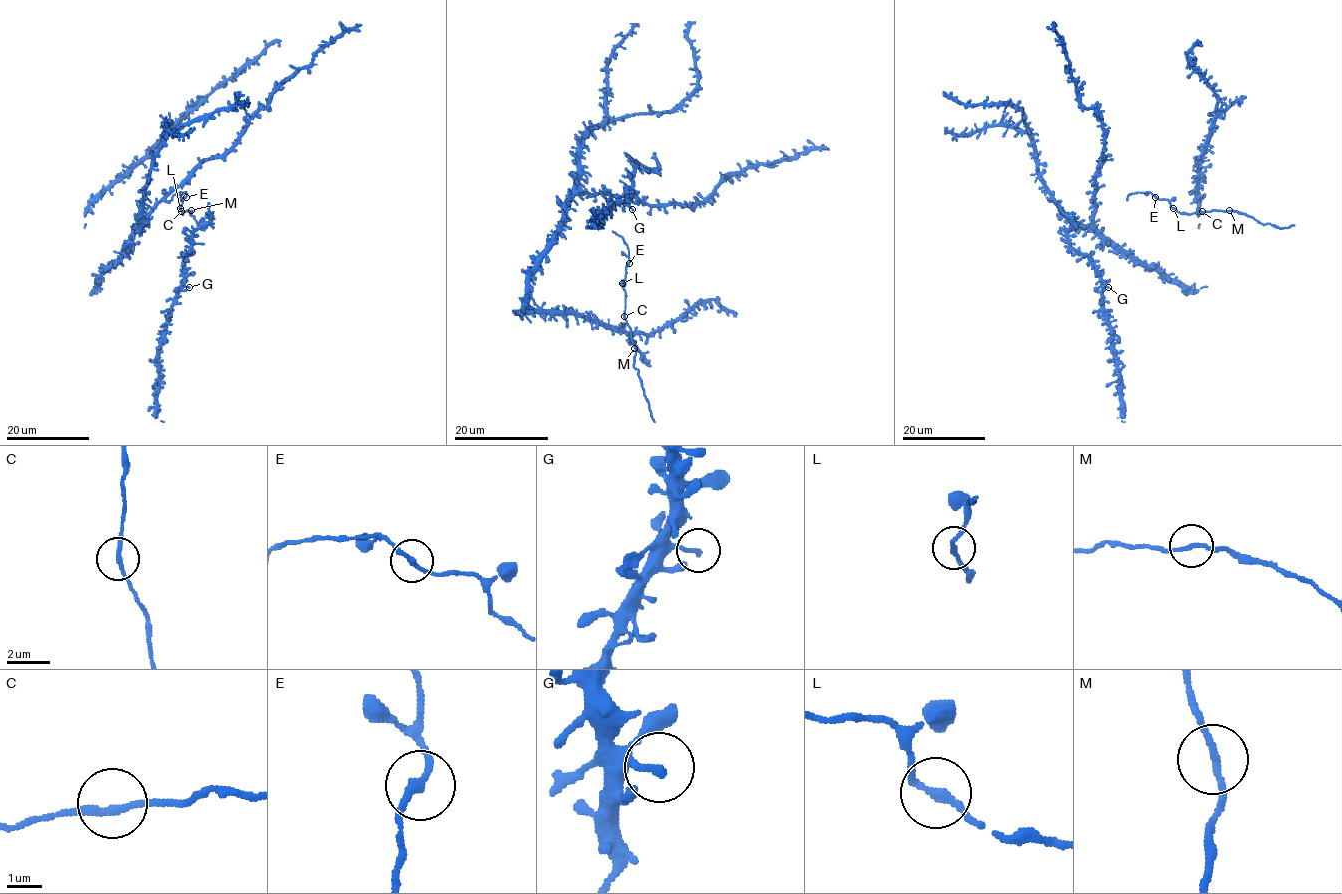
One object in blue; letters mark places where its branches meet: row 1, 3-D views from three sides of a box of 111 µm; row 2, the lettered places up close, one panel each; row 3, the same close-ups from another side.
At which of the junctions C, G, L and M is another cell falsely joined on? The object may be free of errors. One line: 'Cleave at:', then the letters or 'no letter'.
Cleave at: no letter

